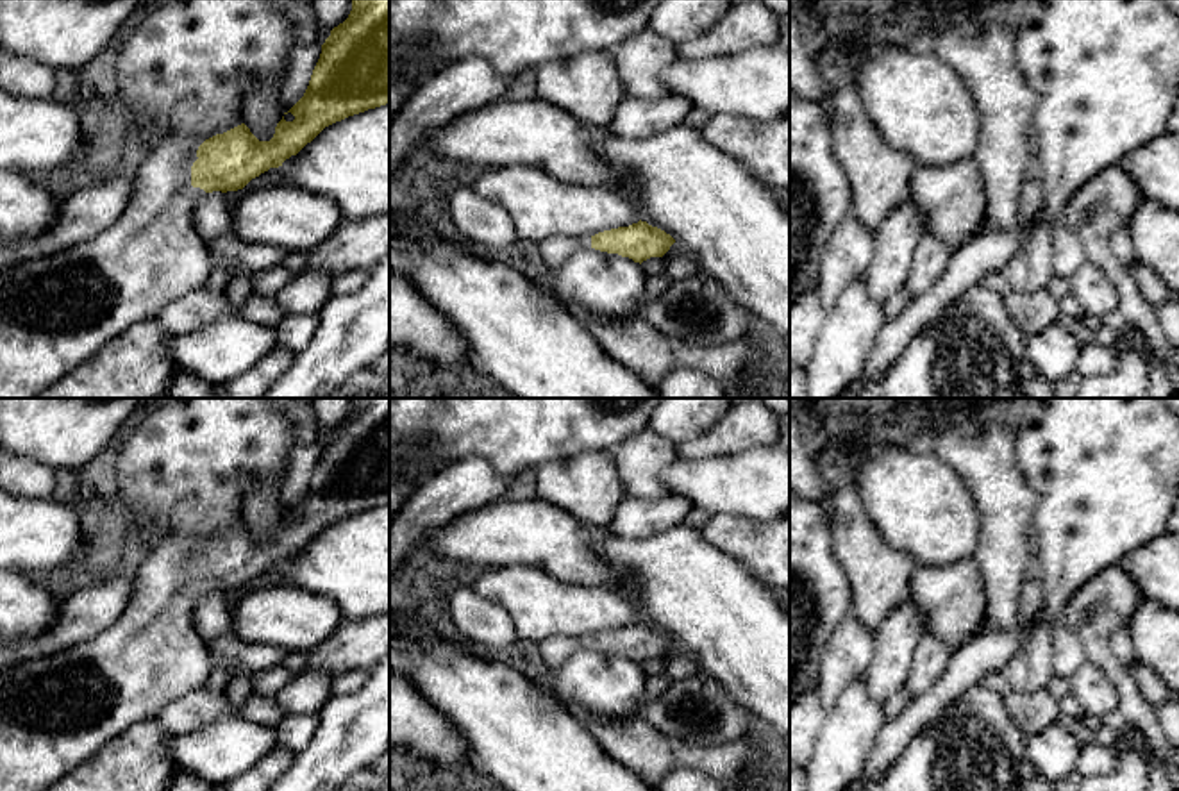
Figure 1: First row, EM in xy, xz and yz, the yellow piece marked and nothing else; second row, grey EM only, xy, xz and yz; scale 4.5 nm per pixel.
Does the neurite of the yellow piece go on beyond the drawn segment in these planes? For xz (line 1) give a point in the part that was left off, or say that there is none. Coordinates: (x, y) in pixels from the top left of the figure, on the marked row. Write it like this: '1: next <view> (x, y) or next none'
1: next xz (554, 250)

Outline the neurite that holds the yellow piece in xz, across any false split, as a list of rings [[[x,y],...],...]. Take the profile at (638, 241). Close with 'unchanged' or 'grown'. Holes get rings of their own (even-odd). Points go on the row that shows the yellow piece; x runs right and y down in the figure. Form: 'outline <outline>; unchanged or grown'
outline [[[640,220],[629,227],[604,230],[591,237],[548,237],[538,243],[538,250],[548,270],[556,270],[575,252],[586,248],[618,254],[641,264],[650,257],[663,257],[673,243],[675,239],[670,234]]]; grown

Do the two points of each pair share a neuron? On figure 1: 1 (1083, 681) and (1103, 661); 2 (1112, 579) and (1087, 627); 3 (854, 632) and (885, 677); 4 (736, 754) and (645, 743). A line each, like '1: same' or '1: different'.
1: different
2: same
3: different
4: same

